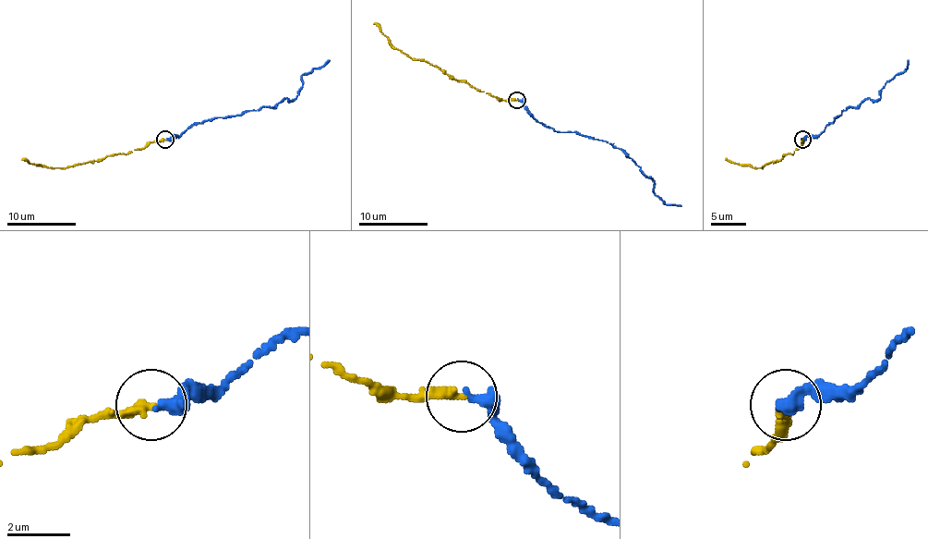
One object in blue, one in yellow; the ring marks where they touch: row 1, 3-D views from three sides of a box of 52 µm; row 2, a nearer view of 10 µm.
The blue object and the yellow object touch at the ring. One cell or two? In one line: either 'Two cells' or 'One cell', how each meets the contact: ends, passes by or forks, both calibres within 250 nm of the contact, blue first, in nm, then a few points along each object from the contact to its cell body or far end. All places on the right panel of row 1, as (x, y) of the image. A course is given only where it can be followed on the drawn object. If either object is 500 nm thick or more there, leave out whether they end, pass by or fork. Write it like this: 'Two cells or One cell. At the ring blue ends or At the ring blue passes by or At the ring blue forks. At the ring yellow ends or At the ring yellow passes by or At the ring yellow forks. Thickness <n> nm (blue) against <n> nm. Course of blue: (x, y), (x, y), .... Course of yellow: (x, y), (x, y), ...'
One cell. At the ring blue ends. At the ring yellow ends. Thickness 360 nm (blue) against 320 nm. Course of blue: (802, 140), (817, 137), (844, 111), (858, 107), (866, 99), (876, 100), (885, 83), (906, 69), (908, 60). Course of yellow: (802, 139), (799, 149), (791, 154), (785, 154), (781, 159), (762, 168), (726, 159)

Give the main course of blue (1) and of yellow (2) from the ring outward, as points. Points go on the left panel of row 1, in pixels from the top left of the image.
1: (165, 140), (209, 119), (274, 107), (283, 99), (294, 100), (302, 76), (330, 60)
2: (165, 139), (148, 142), (139, 149), (124, 154), (61, 168), (42, 166), (21, 159)

